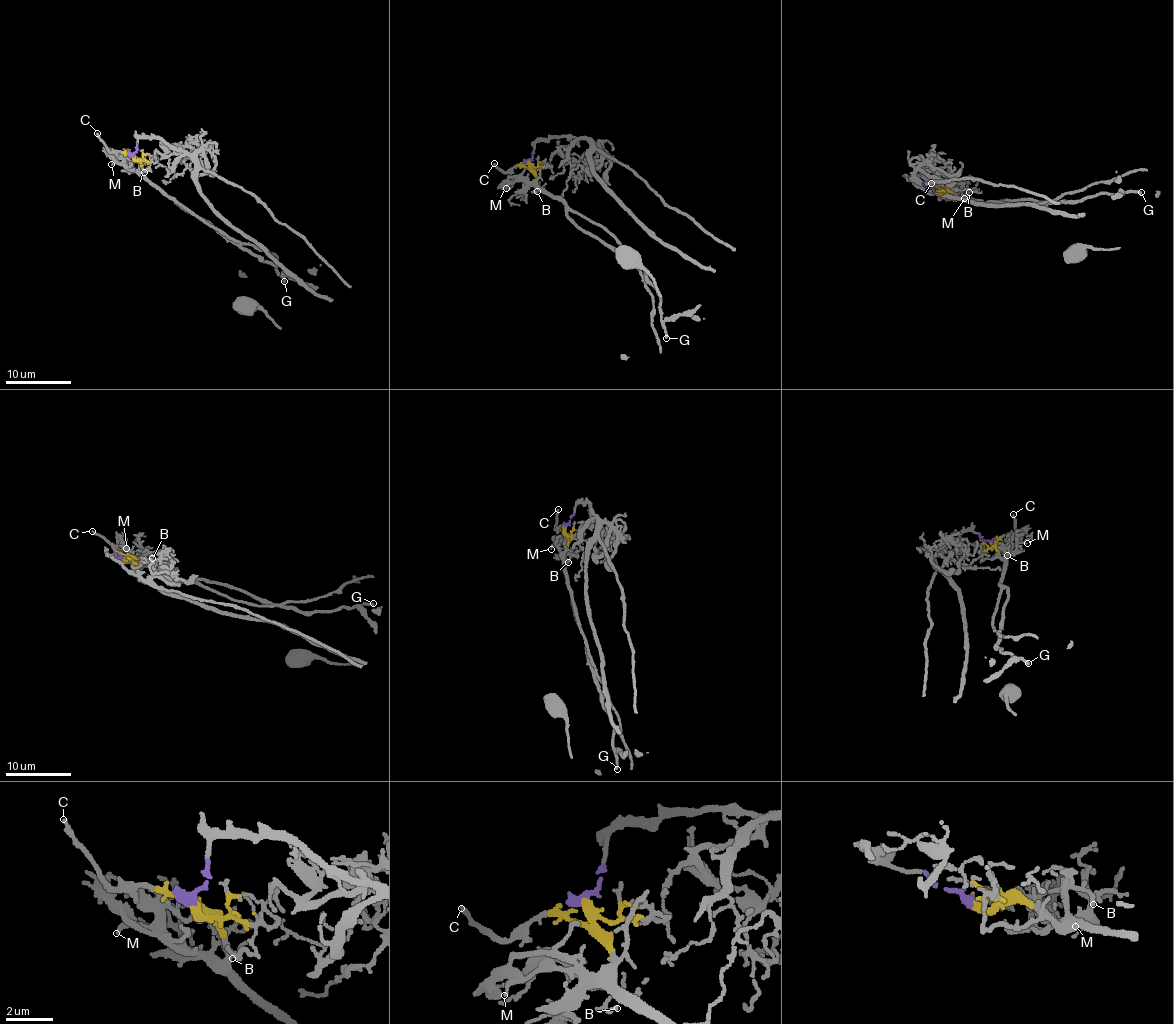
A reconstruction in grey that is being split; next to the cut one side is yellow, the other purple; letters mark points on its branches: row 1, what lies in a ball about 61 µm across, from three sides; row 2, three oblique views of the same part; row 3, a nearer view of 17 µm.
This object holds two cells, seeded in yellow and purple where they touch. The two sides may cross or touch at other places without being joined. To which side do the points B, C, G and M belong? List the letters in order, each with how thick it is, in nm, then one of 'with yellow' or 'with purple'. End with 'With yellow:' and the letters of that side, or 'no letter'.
B: 110 nm | with yellow
C: 180 nm | with yellow
G: 240 nm | with yellow
M: 150 nm | with yellow
With yellow: B, C, G, M

